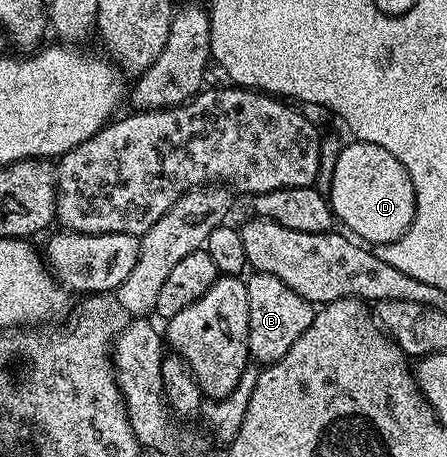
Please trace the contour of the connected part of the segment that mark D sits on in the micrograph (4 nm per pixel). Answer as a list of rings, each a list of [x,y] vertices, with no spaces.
[[[350,140],[350,143],[339,152],[338,159],[334,162],[334,171],[330,174],[328,201],[331,210],[340,219],[340,222],[347,226],[345,229],[355,239],[366,244],[395,242],[410,227],[414,219],[414,188],[404,164],[400,164],[400,160],[396,160],[396,156],[392,156],[392,152],[371,142]]]

